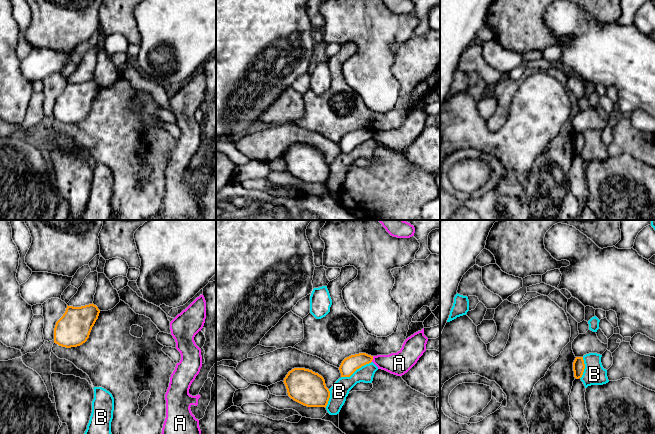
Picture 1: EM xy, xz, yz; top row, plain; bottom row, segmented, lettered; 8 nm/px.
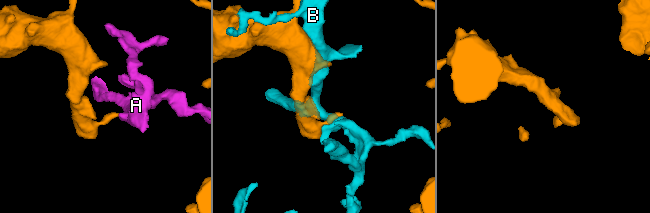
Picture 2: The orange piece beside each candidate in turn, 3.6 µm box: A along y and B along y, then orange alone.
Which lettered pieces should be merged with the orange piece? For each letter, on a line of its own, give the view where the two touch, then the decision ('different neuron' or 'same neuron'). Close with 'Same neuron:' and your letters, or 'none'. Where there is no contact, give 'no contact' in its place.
A: xz | different neuron
B: xz | different neuron
Same neuron: none

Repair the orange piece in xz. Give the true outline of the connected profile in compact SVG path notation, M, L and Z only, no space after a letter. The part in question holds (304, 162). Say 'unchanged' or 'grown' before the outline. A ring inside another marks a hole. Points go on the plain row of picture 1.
unchanged | M294 144L284 154L288 172L307 183L325 183L330 174L324 154L305 144Z

